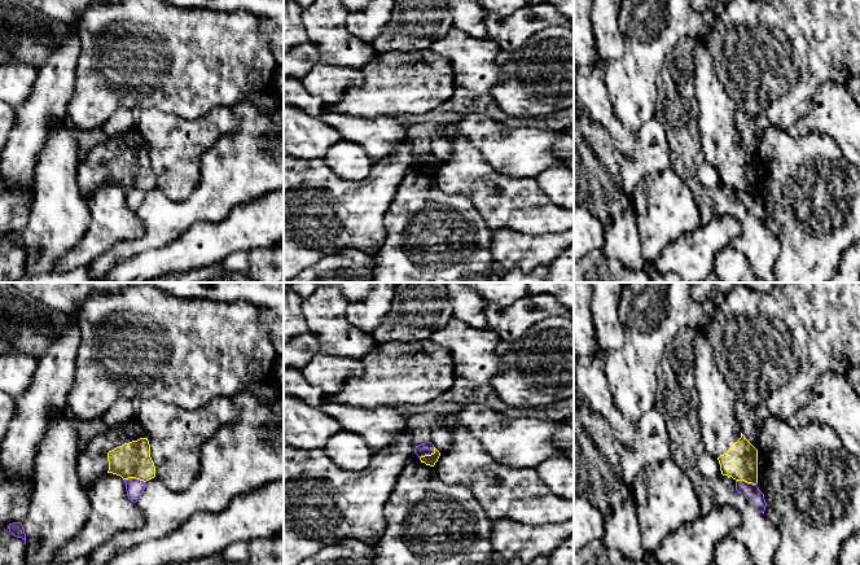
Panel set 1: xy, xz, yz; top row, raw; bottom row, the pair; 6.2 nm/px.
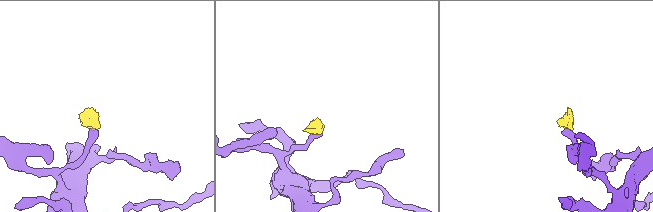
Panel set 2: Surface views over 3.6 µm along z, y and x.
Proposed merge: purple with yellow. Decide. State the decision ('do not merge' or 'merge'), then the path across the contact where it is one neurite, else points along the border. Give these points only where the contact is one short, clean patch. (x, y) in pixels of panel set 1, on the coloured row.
do not merge; border along xy (124, 478), (139, 478), (144, 482)

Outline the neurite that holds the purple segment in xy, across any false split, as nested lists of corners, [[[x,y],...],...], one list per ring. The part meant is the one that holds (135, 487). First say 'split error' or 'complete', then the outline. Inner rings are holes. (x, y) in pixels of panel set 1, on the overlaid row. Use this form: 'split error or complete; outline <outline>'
complete; outline [[[128,478],[124,479],[124,483],[128,499],[136,503],[145,490],[145,482],[136,478]]]

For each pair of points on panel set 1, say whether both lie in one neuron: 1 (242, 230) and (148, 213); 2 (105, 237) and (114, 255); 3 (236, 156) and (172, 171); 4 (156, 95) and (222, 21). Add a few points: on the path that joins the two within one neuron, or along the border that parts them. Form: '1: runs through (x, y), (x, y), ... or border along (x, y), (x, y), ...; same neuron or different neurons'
1: border along (229, 211), (215, 222), (196, 222), (175, 239); different neurons
2: border along (139, 236), (119, 241), (88, 265); different neurons
3: border along (216, 140), (201, 157), (200, 182), (191, 195); different neurons
4: runs through (174, 77), (211, 39); same neuron

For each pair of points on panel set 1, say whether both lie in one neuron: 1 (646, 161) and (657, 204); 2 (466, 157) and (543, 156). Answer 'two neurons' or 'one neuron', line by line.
1: two neurons
2: two neurons

